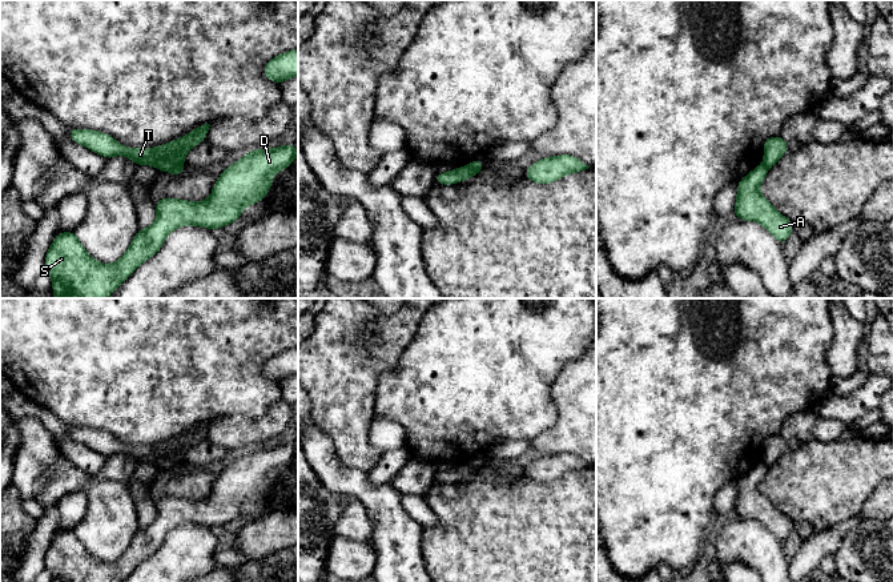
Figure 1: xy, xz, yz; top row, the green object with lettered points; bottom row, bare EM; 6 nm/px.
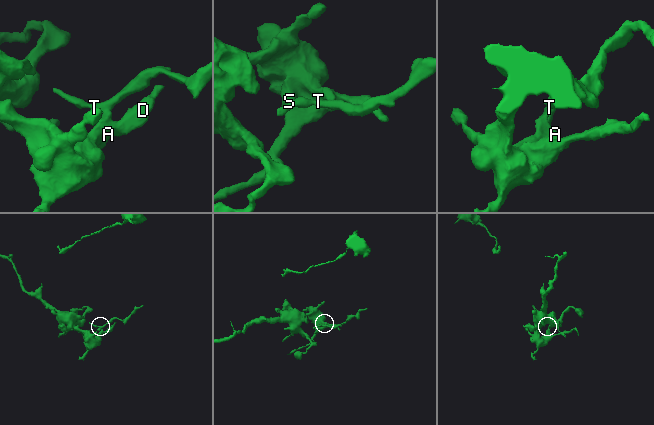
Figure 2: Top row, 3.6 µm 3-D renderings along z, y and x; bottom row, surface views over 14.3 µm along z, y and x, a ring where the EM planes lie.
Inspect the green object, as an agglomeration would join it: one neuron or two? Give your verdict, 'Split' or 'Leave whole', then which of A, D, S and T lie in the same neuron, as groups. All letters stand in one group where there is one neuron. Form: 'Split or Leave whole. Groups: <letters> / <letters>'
Split. Groups: A D S / T

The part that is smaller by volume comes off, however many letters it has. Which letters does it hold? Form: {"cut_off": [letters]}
{"cut_off": ["T"]}

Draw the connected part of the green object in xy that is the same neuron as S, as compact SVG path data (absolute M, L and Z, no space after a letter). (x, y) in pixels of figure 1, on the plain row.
M295 442L246 450L217 475L208 498L157 498L154 521L146 527L138 527L126 550L114 562L97 561L81 543L76 530L57 531L45 553L45 570L53 582L122 582L180 525L214 529L240 518L244 506L266 497L266 490L273 485L270 475L297 455Z

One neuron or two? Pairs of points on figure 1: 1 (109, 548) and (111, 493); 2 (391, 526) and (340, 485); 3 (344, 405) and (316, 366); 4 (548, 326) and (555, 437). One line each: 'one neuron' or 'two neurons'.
1: one neuron
2: one neuron
3: one neuron
4: two neurons

